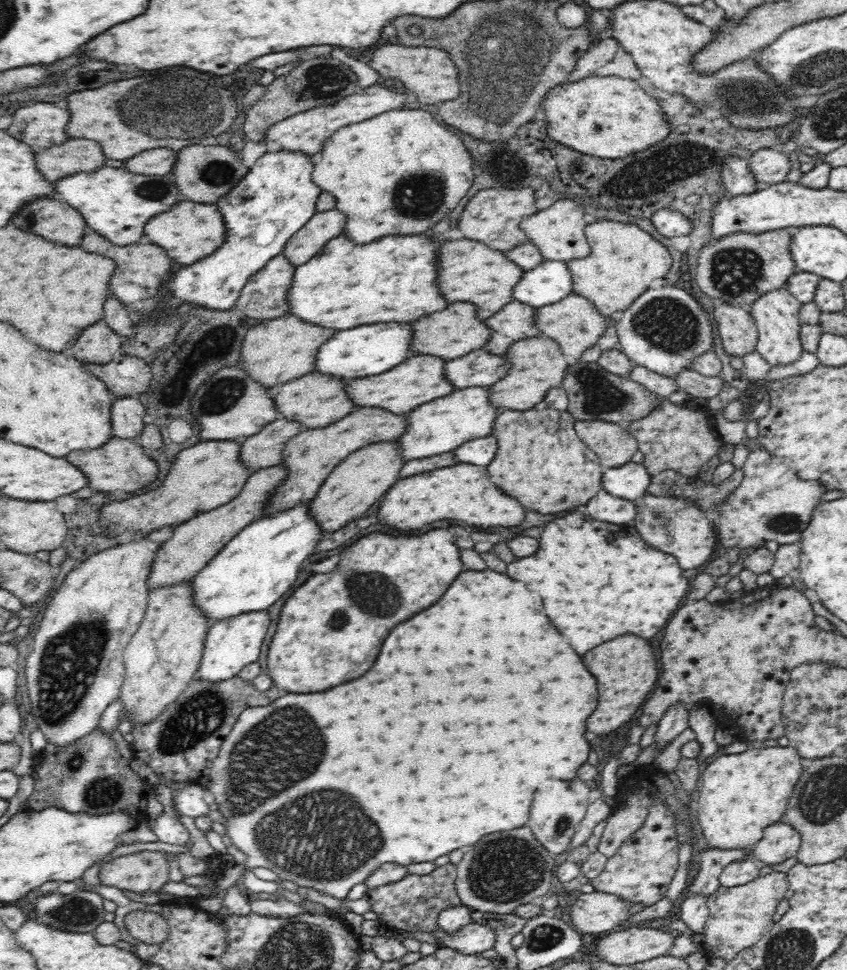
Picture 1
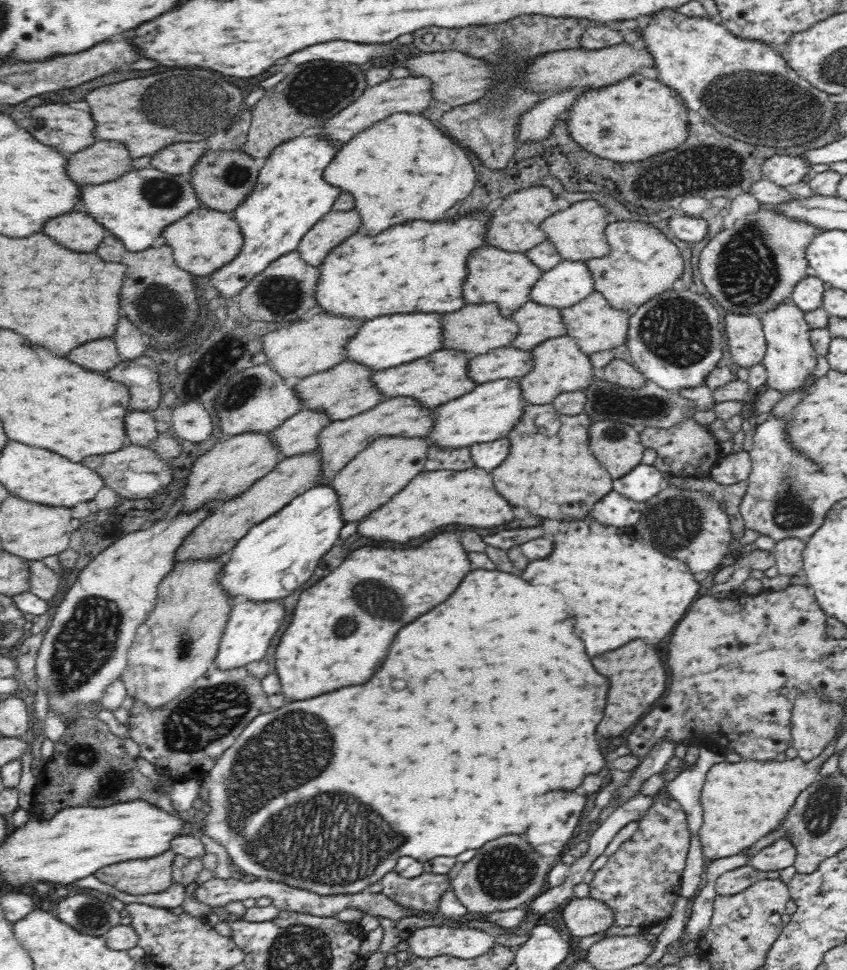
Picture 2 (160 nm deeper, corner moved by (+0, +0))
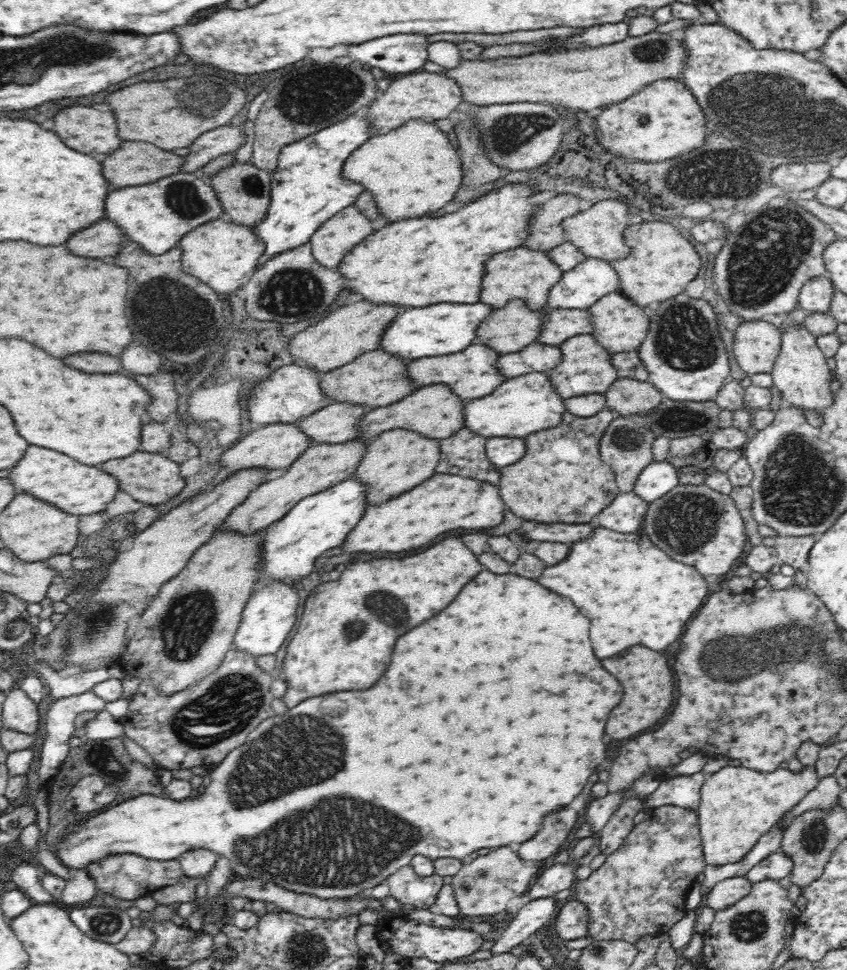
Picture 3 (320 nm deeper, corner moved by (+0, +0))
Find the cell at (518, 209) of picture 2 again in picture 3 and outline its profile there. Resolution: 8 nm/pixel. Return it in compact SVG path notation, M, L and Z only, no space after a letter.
M559 194L556 198L538 205L536 226L530 232L530 237L526 240L526 248L530 250L551 251L559 244L564 244L567 240L564 231L564 220L581 213L580 199L572 194Z

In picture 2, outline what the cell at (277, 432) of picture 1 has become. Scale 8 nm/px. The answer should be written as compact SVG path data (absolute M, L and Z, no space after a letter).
M302 409L270 432L282 456L290 457L312 452L319 445L319 437L334 420L327 412Z

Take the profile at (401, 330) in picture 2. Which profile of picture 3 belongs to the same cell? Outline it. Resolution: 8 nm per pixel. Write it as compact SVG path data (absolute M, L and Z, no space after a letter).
M434 304L426 308L408 308L383 332L381 349L405 360L429 356L446 356L460 352L475 342L477 328L494 310L493 306L476 304Z

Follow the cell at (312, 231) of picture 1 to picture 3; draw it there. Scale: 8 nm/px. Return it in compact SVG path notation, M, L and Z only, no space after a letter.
M350 205L337 212L312 235L312 254L320 264L337 270L345 256L376 231L373 222L359 208Z

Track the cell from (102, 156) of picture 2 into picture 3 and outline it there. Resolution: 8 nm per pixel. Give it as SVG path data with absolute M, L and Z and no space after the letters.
M124 142L110 156L106 156L102 160L102 172L112 186L118 186L117 189L122 189L152 184L162 178L182 174L184 173L184 164L186 164L186 157L178 156L177 153L154 146L154 144Z

